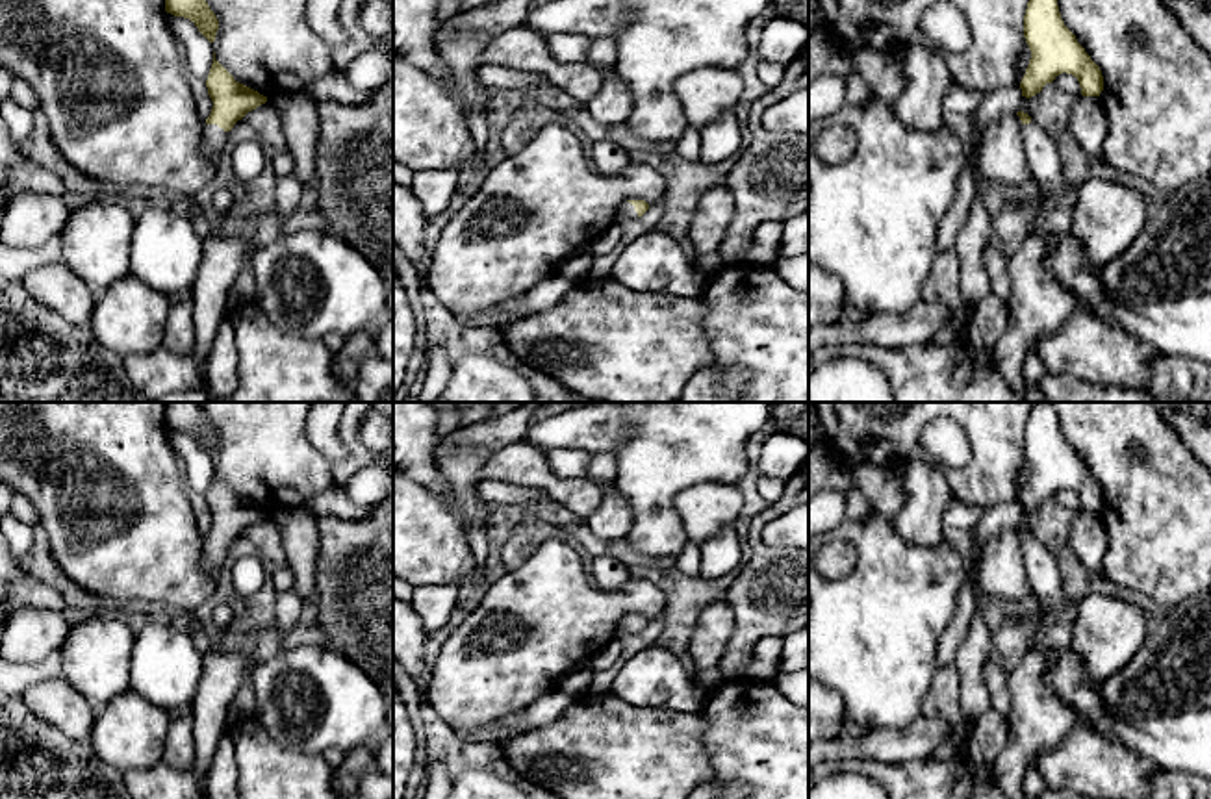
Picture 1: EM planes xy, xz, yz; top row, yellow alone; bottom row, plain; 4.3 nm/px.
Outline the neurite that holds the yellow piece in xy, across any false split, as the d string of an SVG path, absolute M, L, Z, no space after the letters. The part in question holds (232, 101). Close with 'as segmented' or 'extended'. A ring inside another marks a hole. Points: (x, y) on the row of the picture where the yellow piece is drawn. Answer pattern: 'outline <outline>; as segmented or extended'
outline M215 59L206 80L208 95L213 102L211 113L206 119L204 126L204 141L202 152L215 159L219 165L221 154L226 150L228 132L234 128L237 120L241 120L249 111L256 109L258 106L267 102L267 96L260 95L258 91L239 83L234 76Z; extended

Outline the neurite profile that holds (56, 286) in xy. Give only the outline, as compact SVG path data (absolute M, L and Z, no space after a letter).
M63 261L30 269L17 280L32 298L56 310L70 324L91 326L96 295Z

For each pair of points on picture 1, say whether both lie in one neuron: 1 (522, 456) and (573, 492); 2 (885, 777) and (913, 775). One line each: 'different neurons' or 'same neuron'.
1: same neuron
2: same neuron

